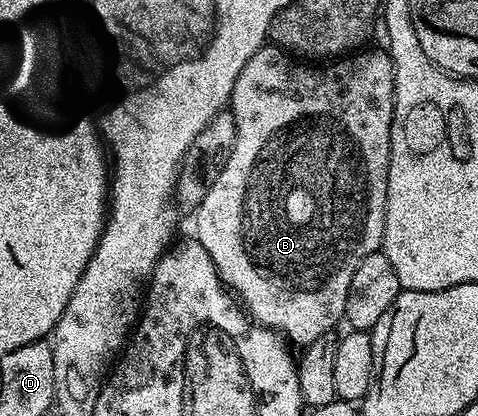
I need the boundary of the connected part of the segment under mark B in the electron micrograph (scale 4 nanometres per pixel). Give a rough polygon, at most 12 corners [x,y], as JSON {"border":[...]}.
{"border":[[266,43],[195,240],[307,347],[384,243],[396,76]]}

